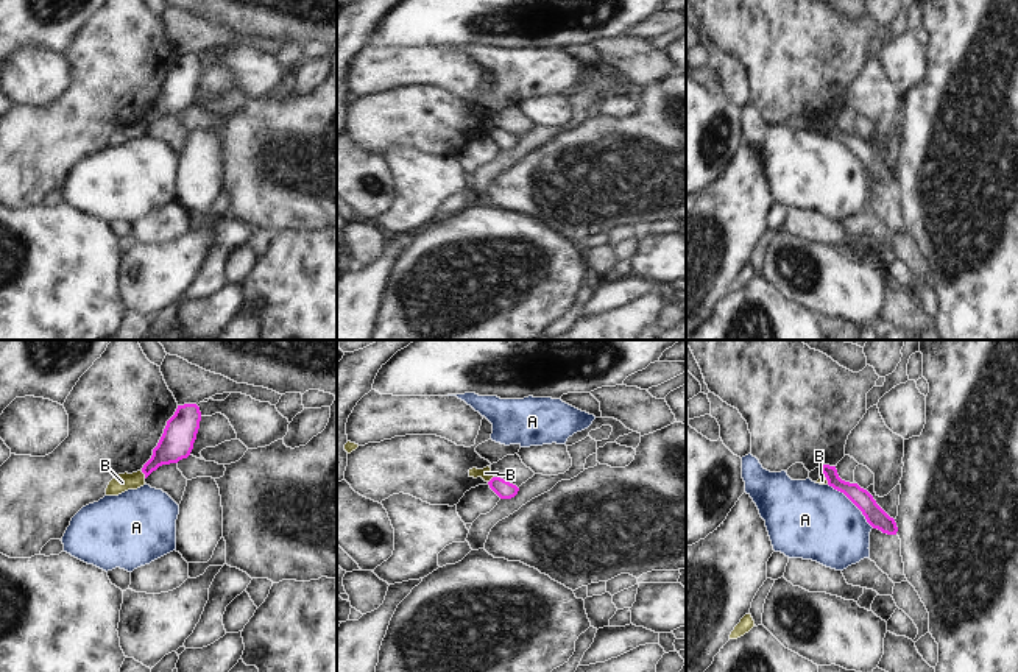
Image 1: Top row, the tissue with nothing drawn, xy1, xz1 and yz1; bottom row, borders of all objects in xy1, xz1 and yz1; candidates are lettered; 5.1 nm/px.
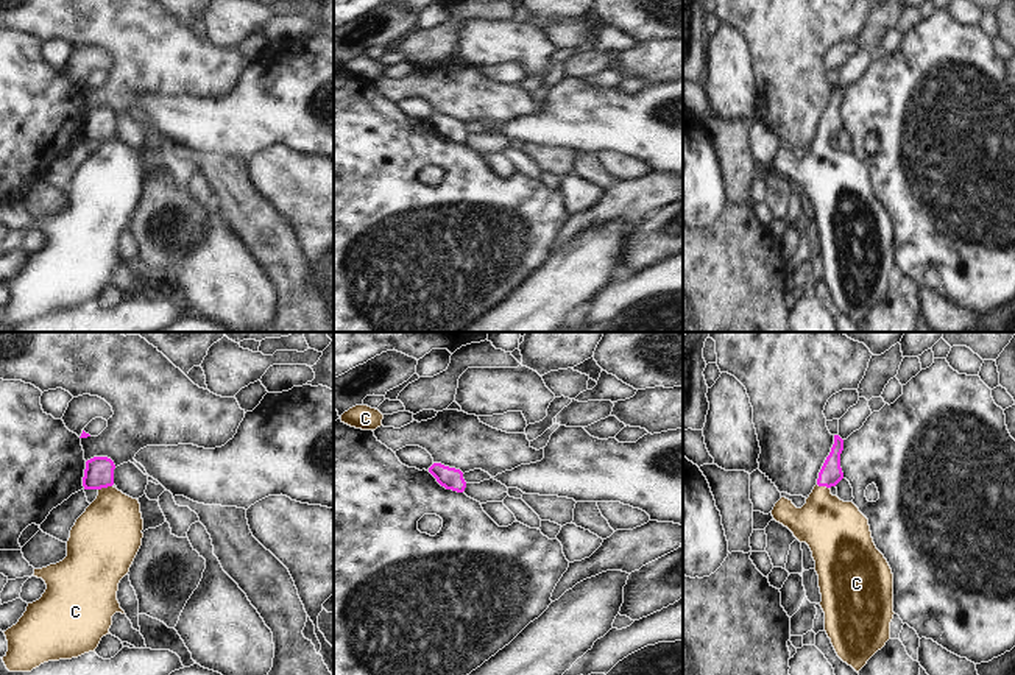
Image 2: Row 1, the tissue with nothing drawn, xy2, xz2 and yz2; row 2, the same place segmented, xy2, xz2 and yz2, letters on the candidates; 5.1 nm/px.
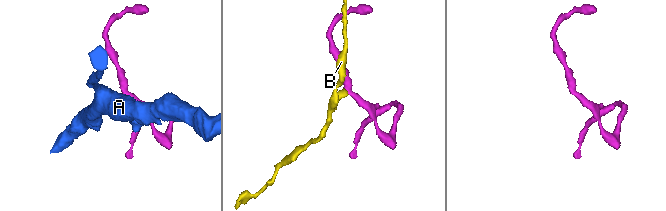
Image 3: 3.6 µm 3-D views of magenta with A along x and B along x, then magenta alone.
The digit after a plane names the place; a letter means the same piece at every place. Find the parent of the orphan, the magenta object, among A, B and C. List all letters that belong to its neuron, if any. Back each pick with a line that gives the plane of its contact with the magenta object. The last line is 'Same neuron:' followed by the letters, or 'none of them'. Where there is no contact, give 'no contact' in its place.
C: meets magenta in xy2
Same neuron: C

